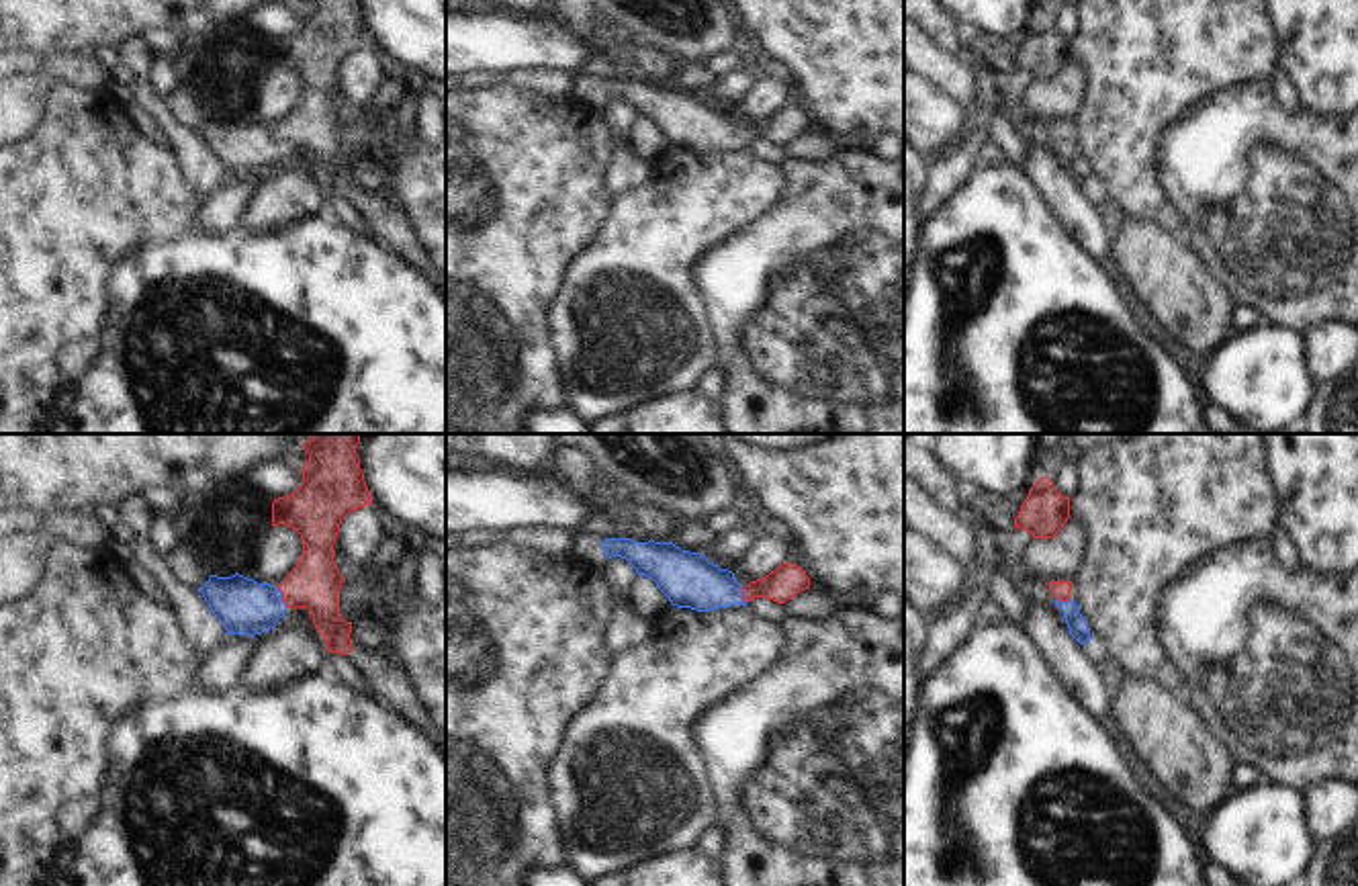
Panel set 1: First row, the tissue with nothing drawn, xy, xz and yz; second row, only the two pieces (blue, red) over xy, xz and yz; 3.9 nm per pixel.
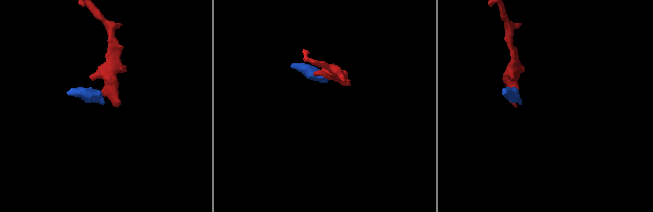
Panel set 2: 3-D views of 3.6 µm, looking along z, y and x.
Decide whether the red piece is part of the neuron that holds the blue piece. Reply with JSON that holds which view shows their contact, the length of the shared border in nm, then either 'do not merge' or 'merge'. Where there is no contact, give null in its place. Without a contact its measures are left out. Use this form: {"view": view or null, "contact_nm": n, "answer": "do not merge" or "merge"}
{"view": "xy", "contact_nm": 90, "answer": "merge"}

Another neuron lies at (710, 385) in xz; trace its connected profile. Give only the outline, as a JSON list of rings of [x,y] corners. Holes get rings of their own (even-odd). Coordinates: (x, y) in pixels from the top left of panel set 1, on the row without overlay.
[[[714,366],[710,370],[706,370],[697,385],[695,385],[697,393],[704,397],[704,399],[720,399],[722,391],[724,391],[724,381],[722,381],[722,374],[720,370]]]

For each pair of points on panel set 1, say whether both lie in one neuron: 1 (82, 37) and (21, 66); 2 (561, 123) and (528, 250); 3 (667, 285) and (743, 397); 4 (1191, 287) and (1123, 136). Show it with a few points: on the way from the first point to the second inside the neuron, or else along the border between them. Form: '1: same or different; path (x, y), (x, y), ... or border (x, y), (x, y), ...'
1: different; border (21, 50), (41, 58)
2: same; path (549, 154), (532, 170), (528, 219)
3: different; border (704, 309), (714, 338), (716, 365)
4: different; border (1127, 217), (1156, 222), (1177, 236)

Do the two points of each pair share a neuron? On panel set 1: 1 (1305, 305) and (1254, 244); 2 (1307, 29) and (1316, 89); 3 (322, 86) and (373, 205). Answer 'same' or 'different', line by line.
1: same
2: same
3: same

